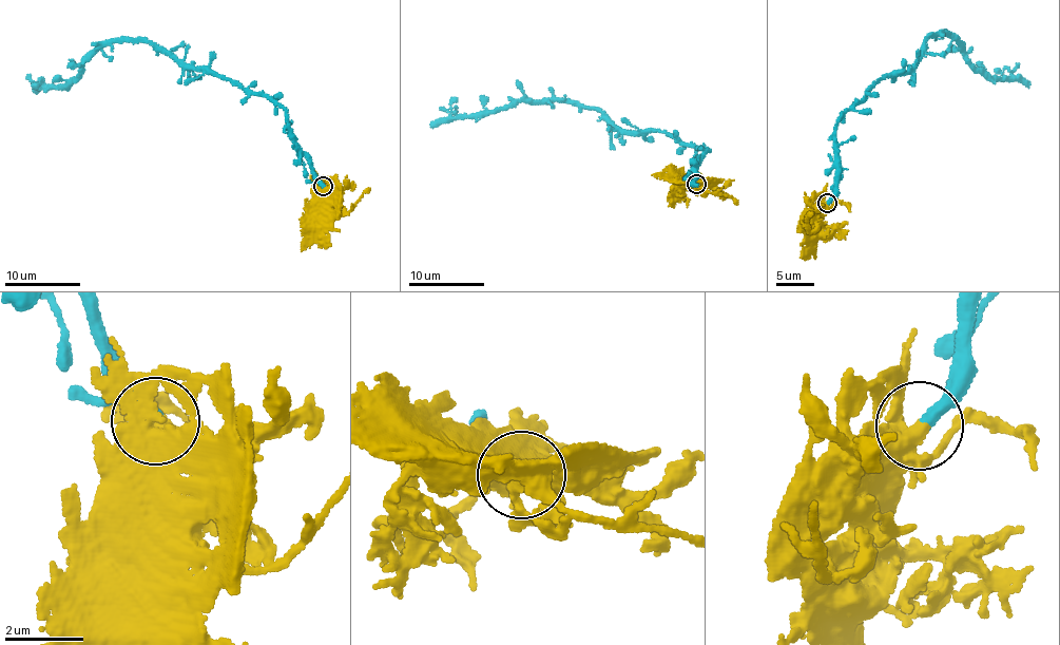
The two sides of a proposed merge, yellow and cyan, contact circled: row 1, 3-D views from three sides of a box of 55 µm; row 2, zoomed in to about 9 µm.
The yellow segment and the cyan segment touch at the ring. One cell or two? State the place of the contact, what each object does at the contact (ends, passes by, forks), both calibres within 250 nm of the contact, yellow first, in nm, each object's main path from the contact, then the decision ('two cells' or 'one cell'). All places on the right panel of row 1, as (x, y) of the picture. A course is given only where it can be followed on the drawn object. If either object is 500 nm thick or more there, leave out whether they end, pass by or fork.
place (827, 203); yellow passes by; cyan ends; calibres 440 and 320 nm; course yellow (827, 203), (816, 213), (815, 228), (808, 231), (807, 217), (811, 213); course cyan (827, 203), (837, 171), (840, 116), (880, 79), (917, 68), (925, 38), (948, 31), (970, 63), (1027, 84); two cells

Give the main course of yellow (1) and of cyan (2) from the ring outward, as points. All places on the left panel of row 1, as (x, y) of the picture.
1: (324, 186), (329, 197), (347, 212), (370, 188)
2: (324, 186), (282, 108), (180, 65), (147, 42), (106, 40), (76, 78), (34, 92)

